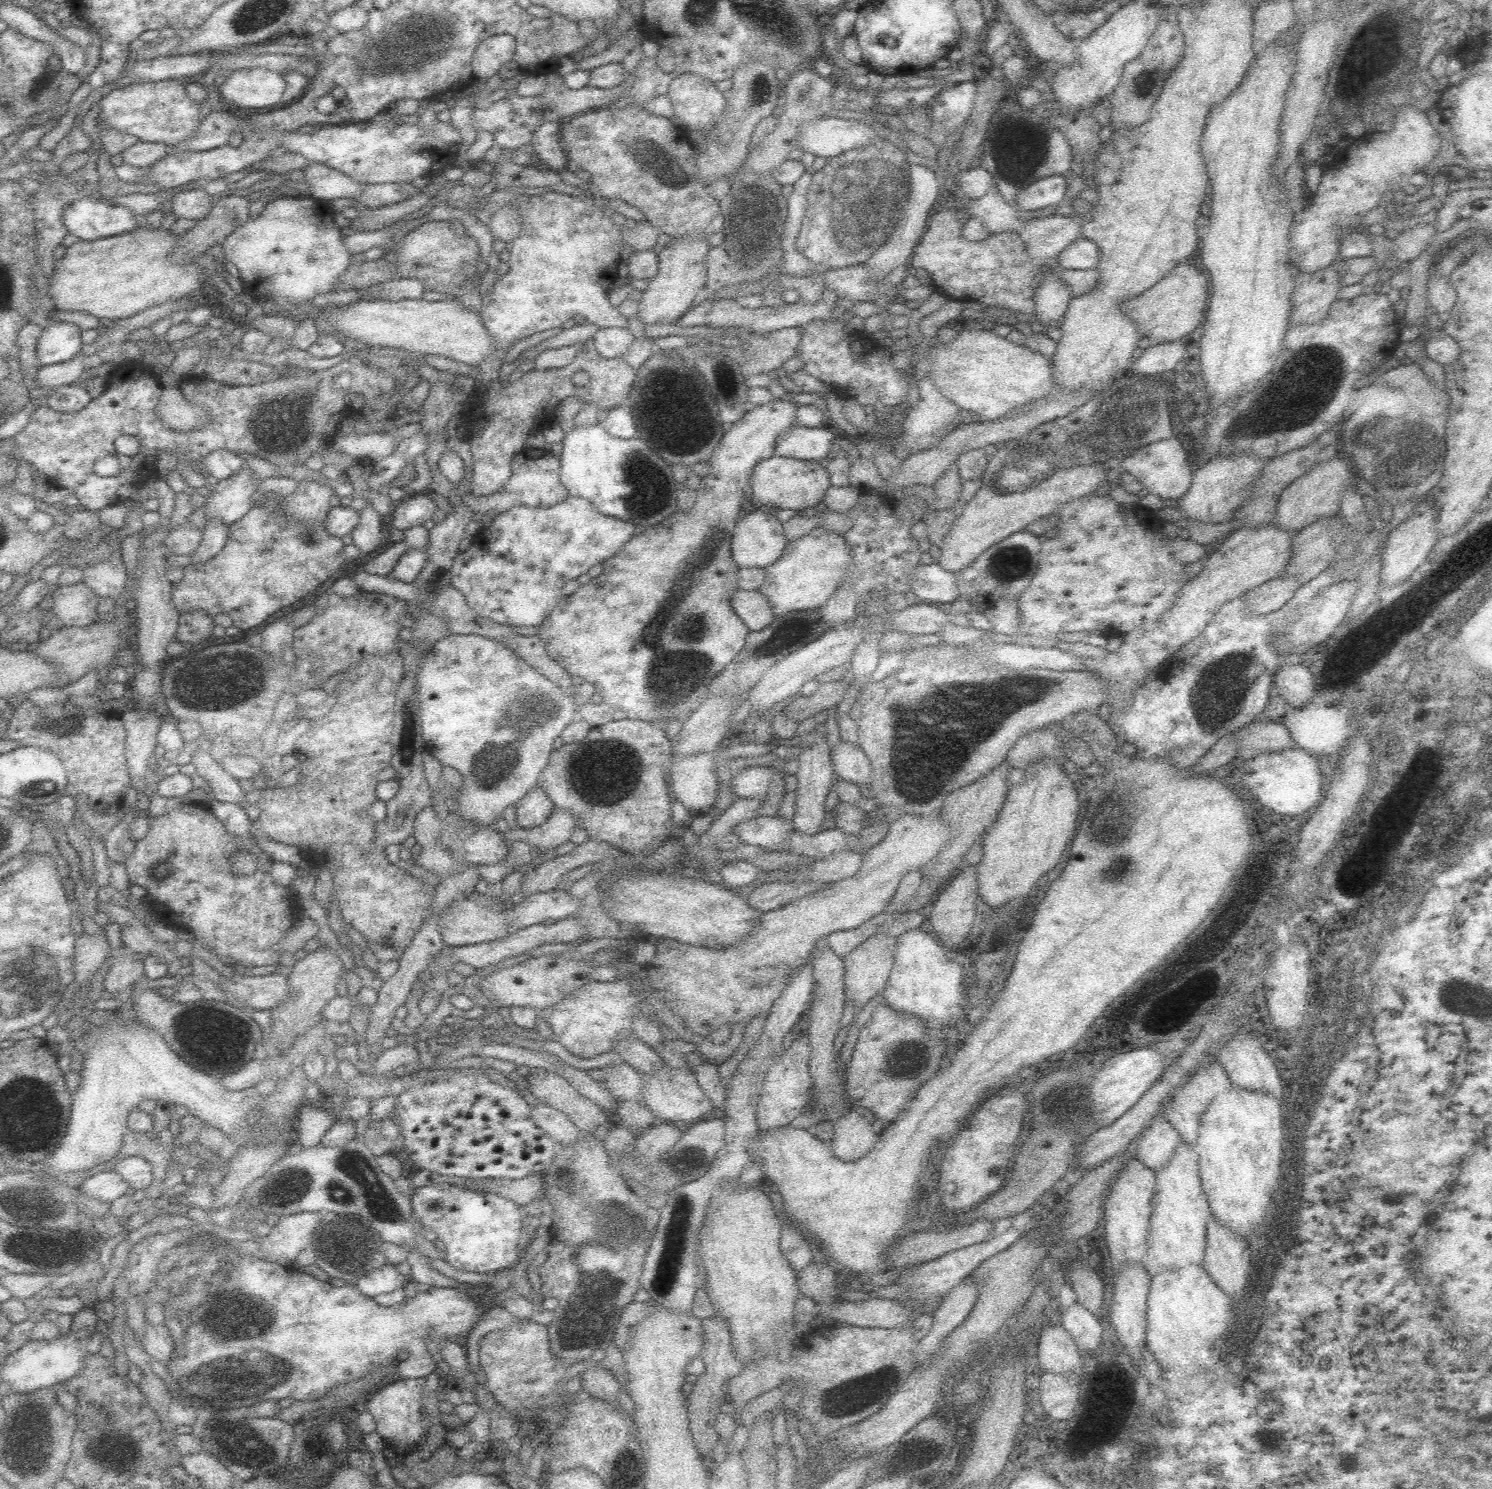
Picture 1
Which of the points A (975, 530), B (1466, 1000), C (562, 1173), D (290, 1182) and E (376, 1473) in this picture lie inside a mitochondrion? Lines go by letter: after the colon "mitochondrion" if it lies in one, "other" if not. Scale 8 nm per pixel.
A: other
B: mitochondrion
C: other
D: mitochondrion
E: other

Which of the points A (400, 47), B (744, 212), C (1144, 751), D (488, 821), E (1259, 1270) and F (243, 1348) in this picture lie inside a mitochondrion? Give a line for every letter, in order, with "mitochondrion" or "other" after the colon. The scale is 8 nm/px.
A: mitochondrion
B: mitochondrion
C: other
D: other
E: other
F: mitochondrion

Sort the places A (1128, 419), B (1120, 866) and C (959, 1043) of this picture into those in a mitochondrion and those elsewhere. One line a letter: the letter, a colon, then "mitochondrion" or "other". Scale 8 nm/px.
A: mitochondrion
B: mitochondrion
C: other

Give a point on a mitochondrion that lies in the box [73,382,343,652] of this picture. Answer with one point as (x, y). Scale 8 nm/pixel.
(290, 419)

